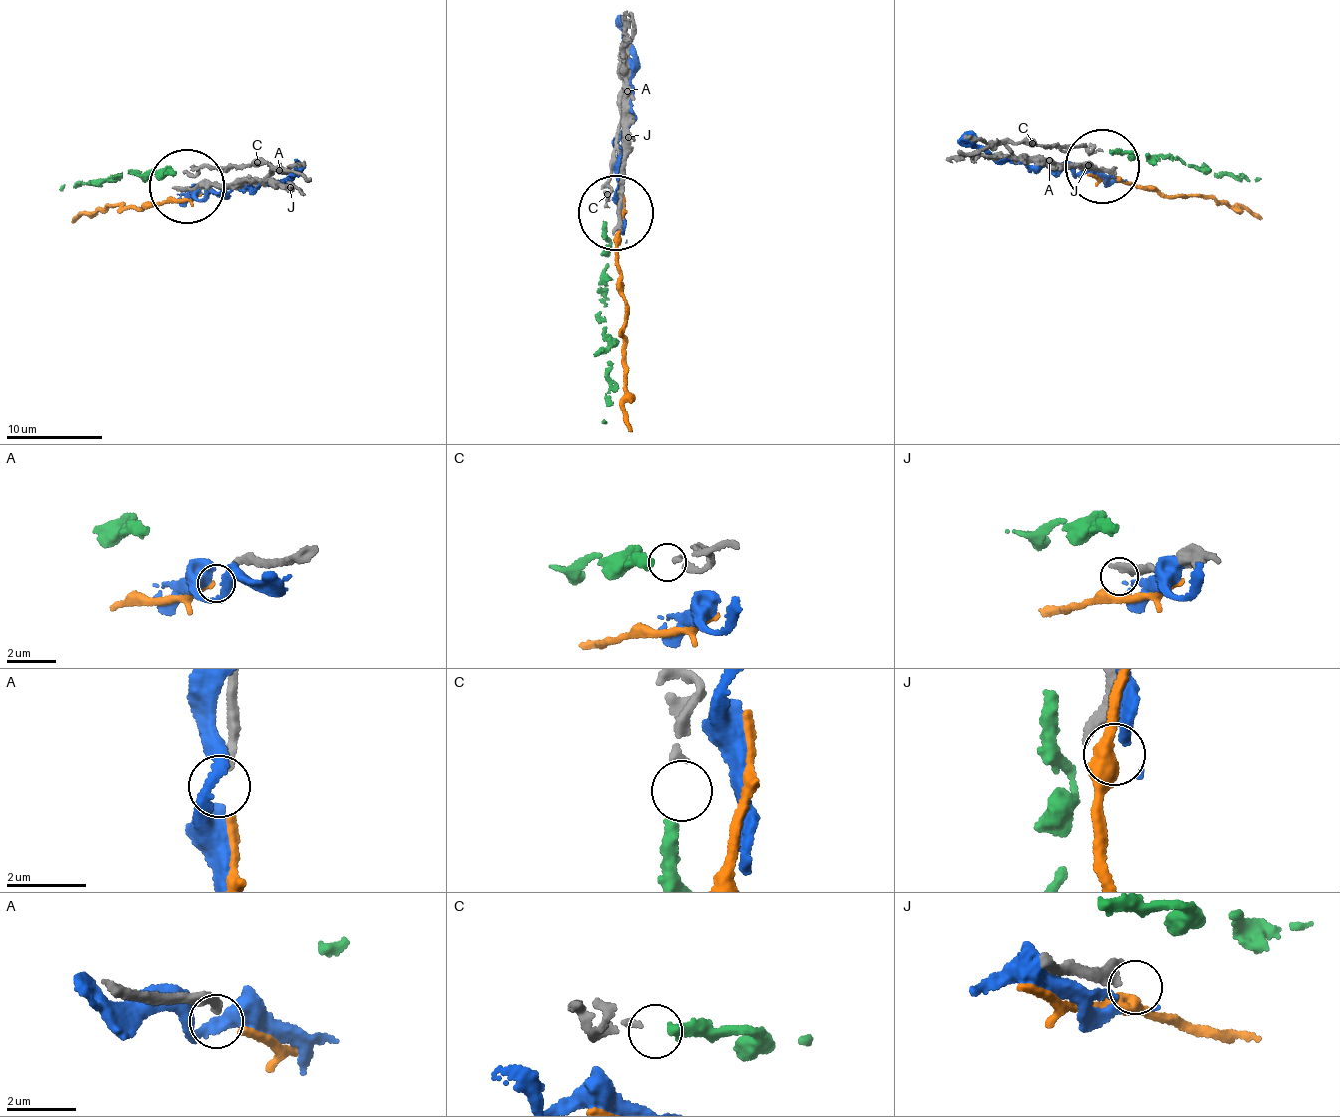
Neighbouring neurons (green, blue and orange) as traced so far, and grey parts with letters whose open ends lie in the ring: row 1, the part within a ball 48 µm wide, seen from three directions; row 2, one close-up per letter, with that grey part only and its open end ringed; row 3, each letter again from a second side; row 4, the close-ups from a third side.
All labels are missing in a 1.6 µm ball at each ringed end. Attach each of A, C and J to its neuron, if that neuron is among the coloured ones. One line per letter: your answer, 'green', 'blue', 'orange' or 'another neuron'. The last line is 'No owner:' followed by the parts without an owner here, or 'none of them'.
A: orange
C: green
J: another neuron
No owner: J

